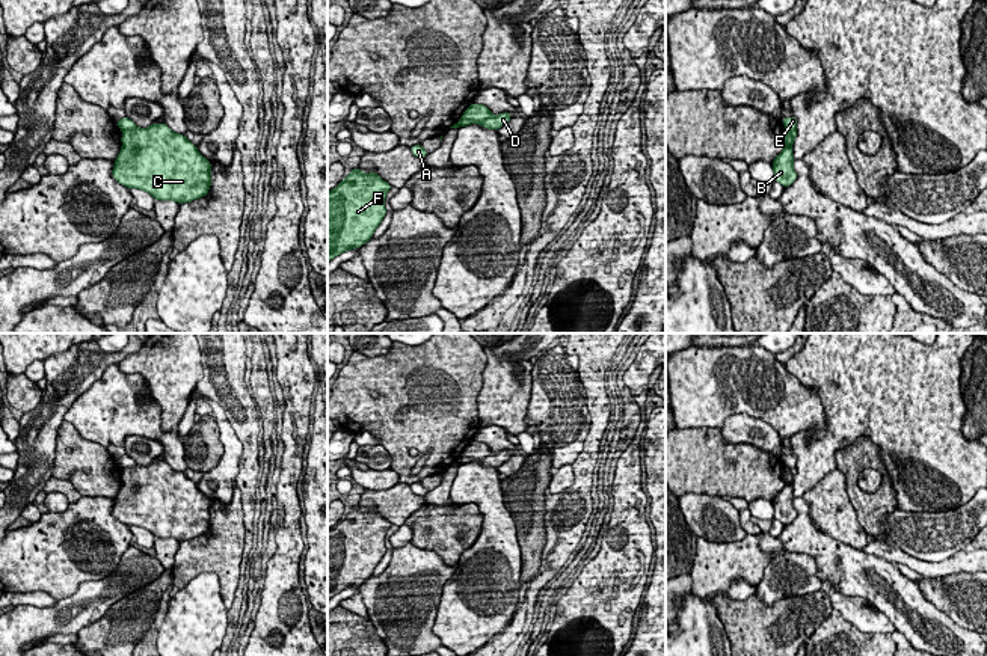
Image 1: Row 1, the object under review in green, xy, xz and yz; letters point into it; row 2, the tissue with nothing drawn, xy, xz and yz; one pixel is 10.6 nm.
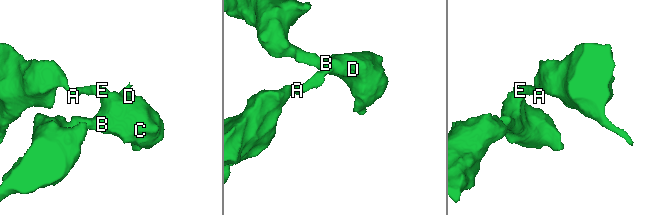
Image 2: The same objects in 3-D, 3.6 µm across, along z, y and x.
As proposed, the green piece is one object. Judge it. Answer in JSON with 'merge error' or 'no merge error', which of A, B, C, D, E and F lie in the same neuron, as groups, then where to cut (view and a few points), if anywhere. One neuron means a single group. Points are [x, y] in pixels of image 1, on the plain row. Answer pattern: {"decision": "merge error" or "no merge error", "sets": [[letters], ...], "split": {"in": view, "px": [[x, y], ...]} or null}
{"decision": "merge error", "sets": [["A", "E", "F"], ["B", "C", "D"]], "split": {"in": "xy", "px": [[136, 465], [122, 468]]}}

